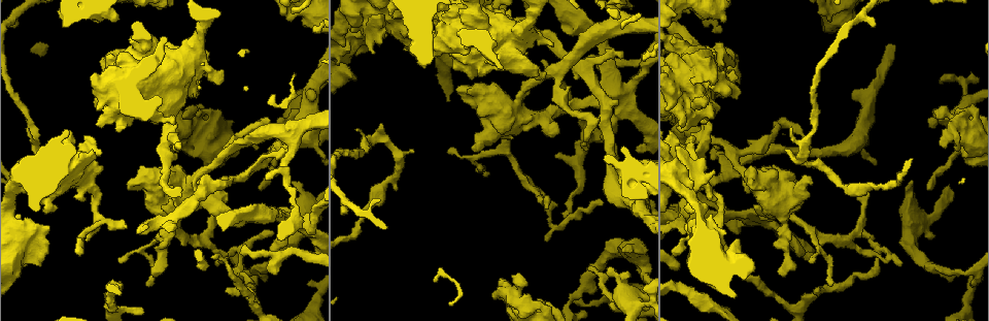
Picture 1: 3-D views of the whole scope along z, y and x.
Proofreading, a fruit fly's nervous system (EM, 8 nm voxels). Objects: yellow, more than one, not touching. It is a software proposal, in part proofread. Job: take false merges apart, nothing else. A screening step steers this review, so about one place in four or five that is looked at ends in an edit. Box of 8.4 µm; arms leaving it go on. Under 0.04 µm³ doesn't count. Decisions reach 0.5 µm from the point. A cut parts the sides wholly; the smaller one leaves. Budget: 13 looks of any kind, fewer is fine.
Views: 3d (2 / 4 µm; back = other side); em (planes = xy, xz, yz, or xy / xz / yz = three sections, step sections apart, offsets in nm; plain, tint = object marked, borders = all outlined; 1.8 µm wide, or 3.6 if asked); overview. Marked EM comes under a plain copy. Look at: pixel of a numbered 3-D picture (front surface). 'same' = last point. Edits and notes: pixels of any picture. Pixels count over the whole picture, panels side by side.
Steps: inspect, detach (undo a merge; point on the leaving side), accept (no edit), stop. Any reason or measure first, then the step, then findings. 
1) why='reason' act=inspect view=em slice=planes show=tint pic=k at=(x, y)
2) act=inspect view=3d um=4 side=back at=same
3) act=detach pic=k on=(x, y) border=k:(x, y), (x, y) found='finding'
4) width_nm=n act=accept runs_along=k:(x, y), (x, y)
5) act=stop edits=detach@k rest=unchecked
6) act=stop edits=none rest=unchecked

why='a narrow waist' act=inspect view=3d um=2 pic=1 at=(391, 178)

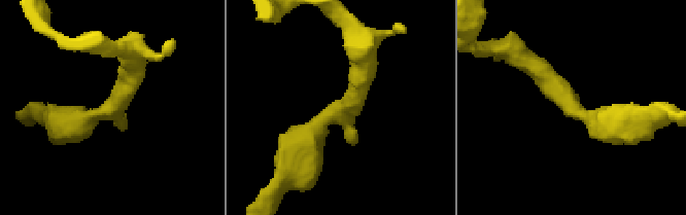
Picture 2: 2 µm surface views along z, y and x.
arm_widths_nm=200,220 why='need the tissue' act=inspect view=em um=3.6 slice=planes show=tint pic=2 at=(575, 114)

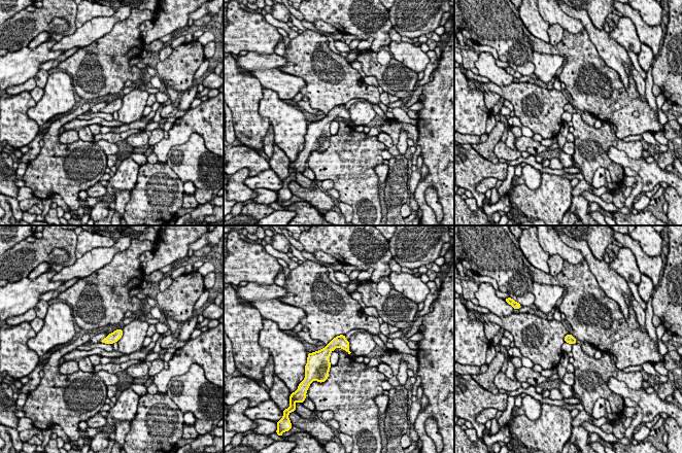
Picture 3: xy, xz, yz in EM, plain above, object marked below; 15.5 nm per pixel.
width_nm=140 act=accept found='one cell here'

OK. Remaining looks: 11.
why='abrupt turn' act=inspect view=em slice=planes show=tint pic=1 at=(961, 124)

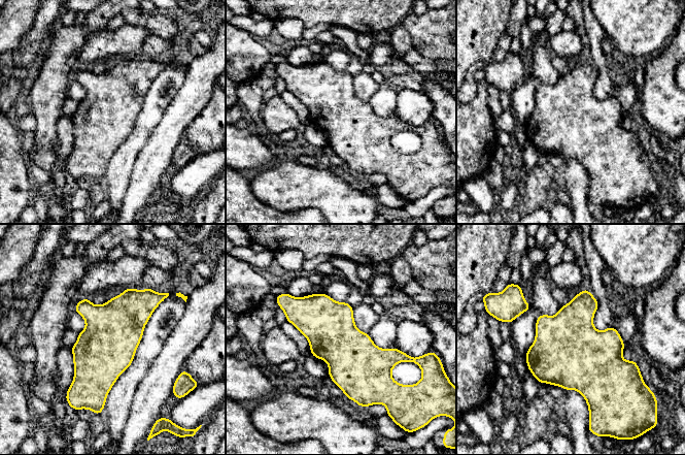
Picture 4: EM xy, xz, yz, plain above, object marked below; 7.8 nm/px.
width_nm=400 act=accept found='continuous, no second cell'

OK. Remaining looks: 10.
act=inspect view=3d um=4 pic=1 at=(608, 93)

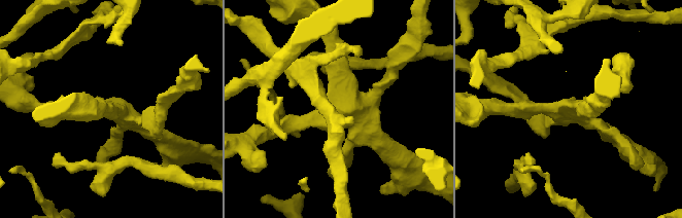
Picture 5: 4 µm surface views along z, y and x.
why='need the tissue' act=inspect view=em slice=planes show=tint pic=5 at=(573, 107)

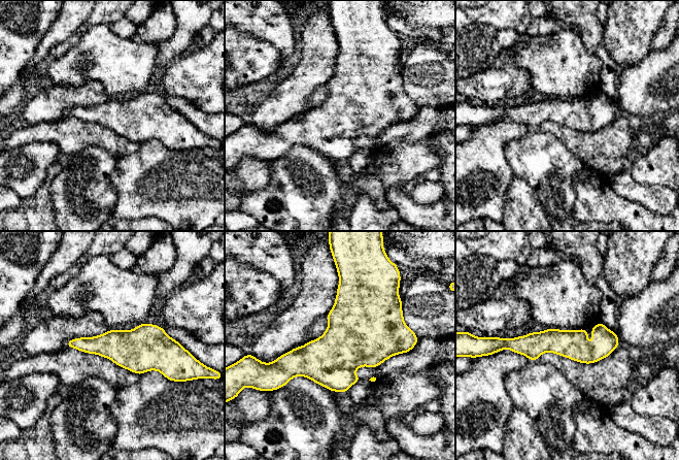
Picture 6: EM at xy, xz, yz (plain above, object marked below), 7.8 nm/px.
act=accept runs_along=6:(616, 340), (601, 346), (509, 341) found='continuous, no second cell'

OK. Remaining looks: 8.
why='abrupt turn' act=inspect view=em slice=yz step=4 show=tint pic=1 at=(183, 191)

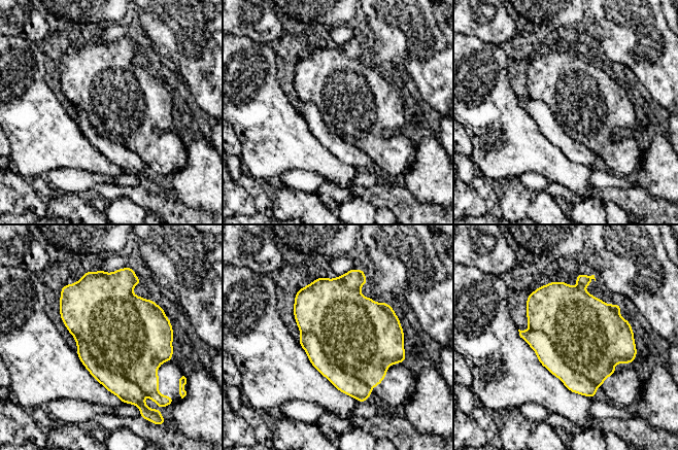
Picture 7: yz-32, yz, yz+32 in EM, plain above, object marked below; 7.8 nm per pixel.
why='another direction' act=inspect view=em slice=planes show=tint at=same

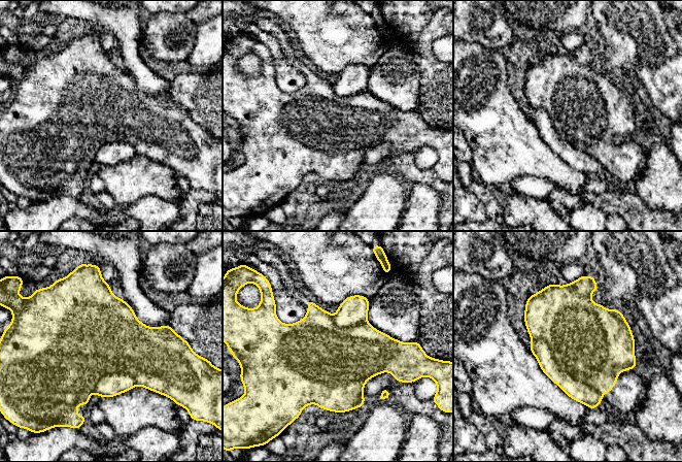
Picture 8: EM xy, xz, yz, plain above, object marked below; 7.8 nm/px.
act=detach pic=8 on=(583, 345) found='two cells meet here'

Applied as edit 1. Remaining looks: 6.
why='calibre changes' act=inspect view=em um=3.6 slice=planes show=tint pic=1 at=(142, 45)

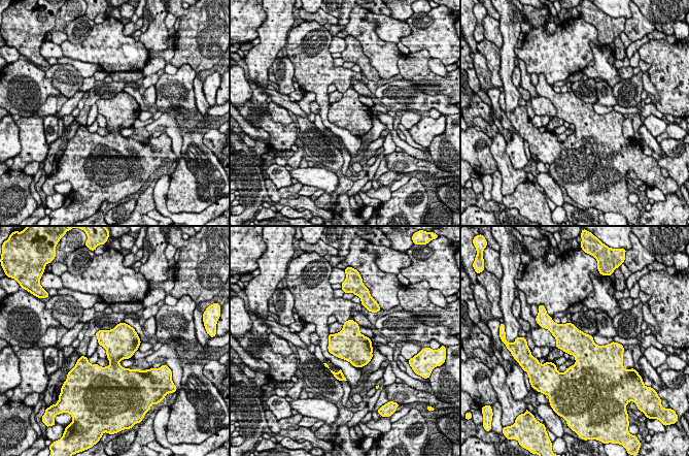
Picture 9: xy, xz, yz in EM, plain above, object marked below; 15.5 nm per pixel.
act=accept found='continuous, no second cell'

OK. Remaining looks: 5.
act=stop edits=detach@8 rest=unchecked

